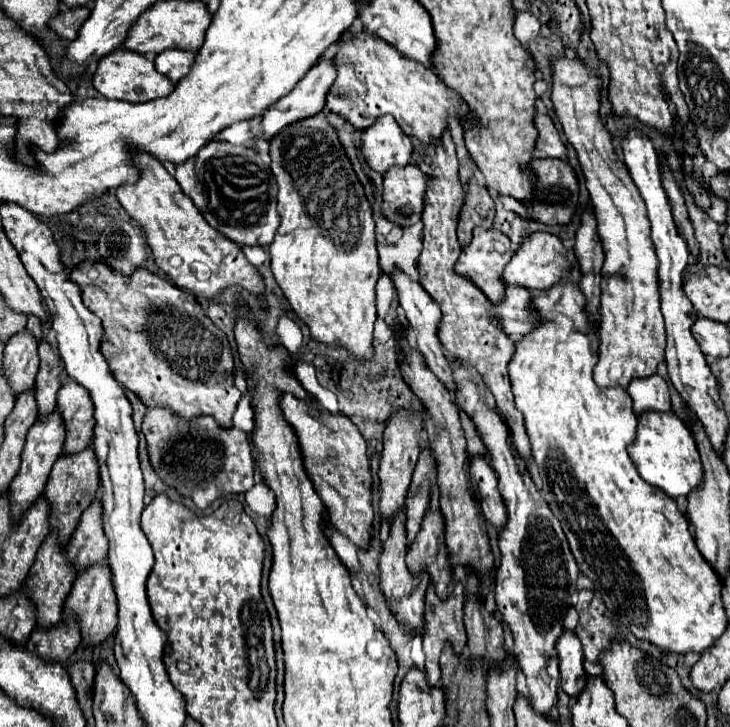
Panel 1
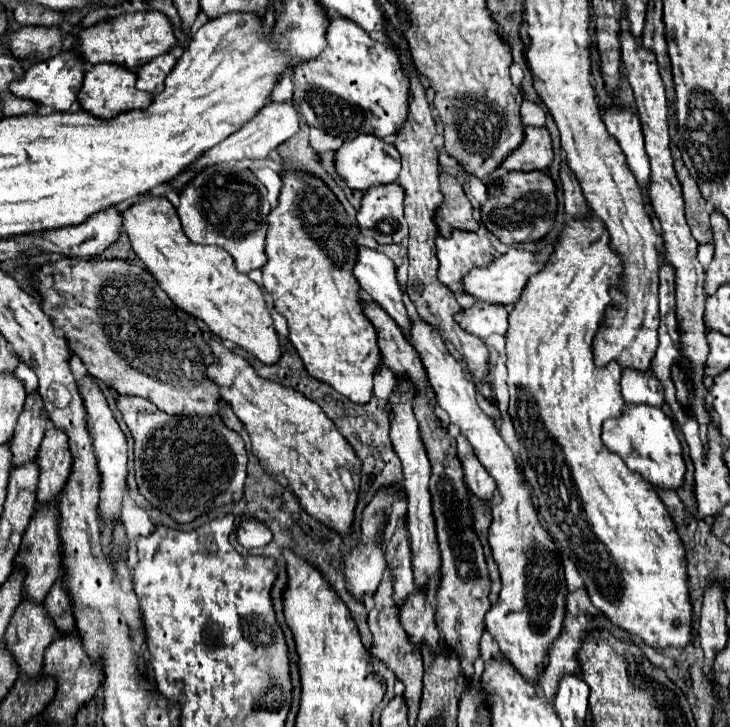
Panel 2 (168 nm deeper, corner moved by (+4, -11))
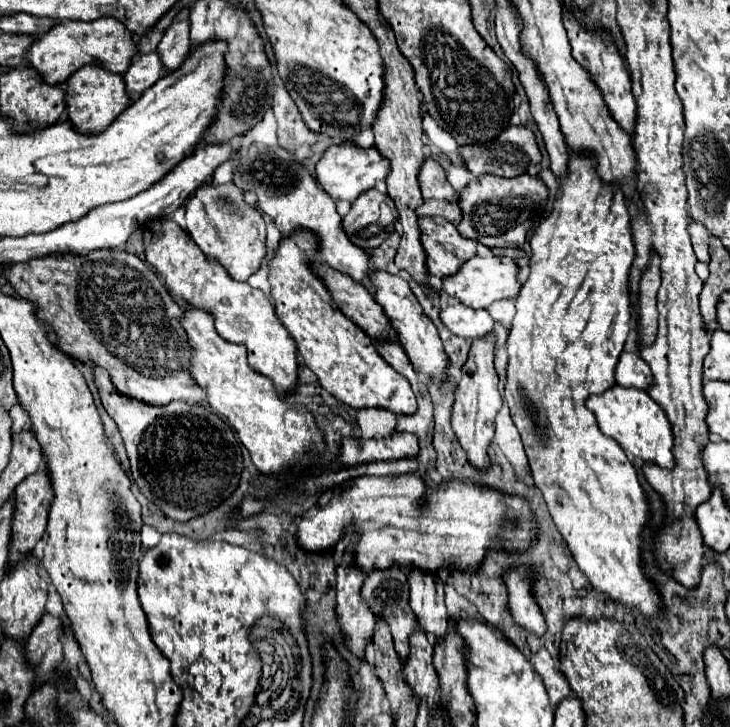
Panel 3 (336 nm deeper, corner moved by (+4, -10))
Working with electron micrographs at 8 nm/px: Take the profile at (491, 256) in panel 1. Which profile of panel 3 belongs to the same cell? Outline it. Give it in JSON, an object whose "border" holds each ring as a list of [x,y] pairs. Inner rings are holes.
{"border":[[[419,217],[419,227],[429,273],[439,279],[455,275],[465,261],[477,255],[479,243],[463,237],[457,227],[443,217]]]}

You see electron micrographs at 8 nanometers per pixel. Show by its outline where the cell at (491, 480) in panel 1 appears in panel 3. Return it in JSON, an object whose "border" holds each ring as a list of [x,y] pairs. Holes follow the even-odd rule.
{"border":[[[493,335],[473,341],[469,359],[463,365],[463,379],[459,381],[455,389],[455,403],[453,403],[453,415],[451,415],[453,431],[463,451],[467,453],[469,463],[479,471],[487,471],[491,467],[487,449],[495,435],[495,415],[499,413],[503,405],[499,389],[497,389],[497,371],[493,367],[493,347],[495,347],[493,343],[495,343]]]}

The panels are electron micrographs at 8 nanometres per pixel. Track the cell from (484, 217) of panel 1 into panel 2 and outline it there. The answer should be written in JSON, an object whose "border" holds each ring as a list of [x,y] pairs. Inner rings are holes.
{"border":[[[441,172],[441,192],[443,192],[443,204],[439,204],[435,212],[435,224],[443,236],[447,236],[453,228],[459,230],[477,230],[479,222],[473,218],[473,208],[463,192],[463,188],[457,184],[457,180]]]}

